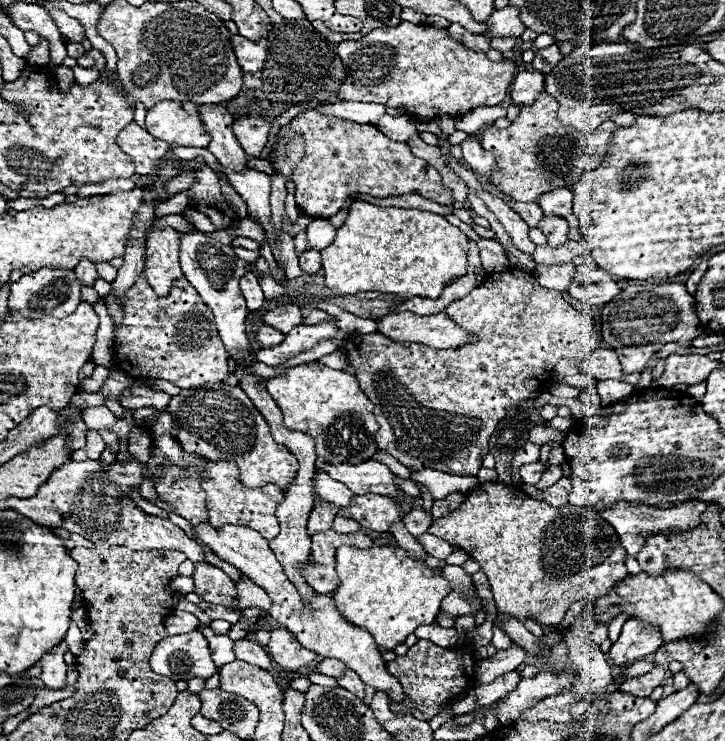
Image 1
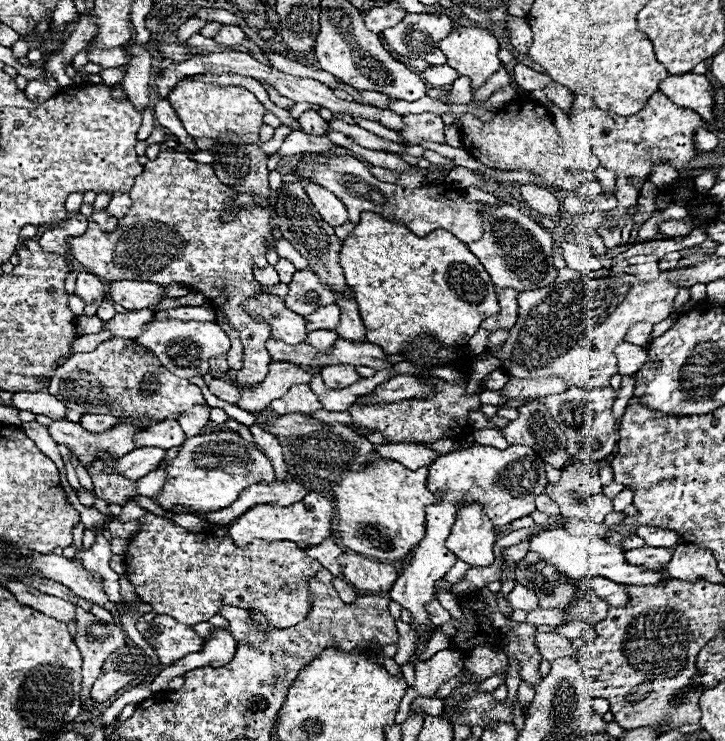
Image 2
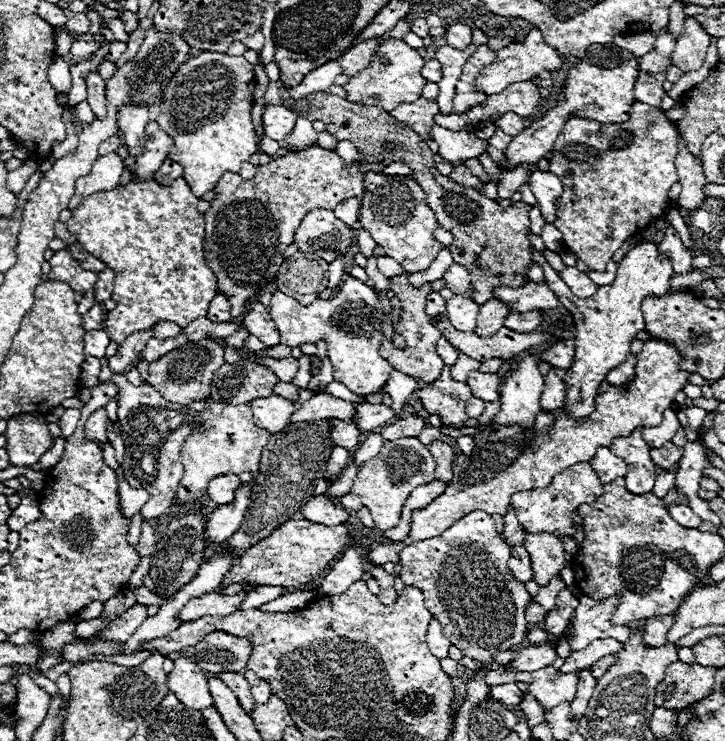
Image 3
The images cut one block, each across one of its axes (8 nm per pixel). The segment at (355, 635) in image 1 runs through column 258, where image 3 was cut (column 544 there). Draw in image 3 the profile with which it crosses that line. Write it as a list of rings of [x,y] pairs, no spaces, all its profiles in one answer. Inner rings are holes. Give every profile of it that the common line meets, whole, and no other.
[[[526,534],[524,548],[530,554],[534,582],[538,586],[546,586],[568,564],[560,538],[552,534]]]

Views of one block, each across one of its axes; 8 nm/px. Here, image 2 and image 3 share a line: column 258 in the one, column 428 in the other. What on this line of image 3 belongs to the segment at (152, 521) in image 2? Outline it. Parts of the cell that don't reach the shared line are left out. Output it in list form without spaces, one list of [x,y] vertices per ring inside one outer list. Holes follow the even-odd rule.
[[[476,510],[464,516],[460,522],[450,526],[442,536],[430,538],[426,542],[416,542],[414,546],[404,546],[400,554],[400,578],[404,584],[412,584],[422,590],[424,606],[442,626],[446,638],[462,650],[464,656],[470,656],[480,662],[494,662],[492,656],[496,652],[514,650],[528,632],[528,622],[524,618],[524,610],[532,596],[526,592],[524,584],[512,578],[506,562],[510,560],[510,546],[496,532],[494,520],[490,514]]]

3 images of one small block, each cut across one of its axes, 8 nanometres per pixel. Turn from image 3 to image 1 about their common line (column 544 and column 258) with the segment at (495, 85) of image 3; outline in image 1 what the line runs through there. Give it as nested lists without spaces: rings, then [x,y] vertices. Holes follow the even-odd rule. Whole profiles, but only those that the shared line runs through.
[[[234,34],[232,48],[234,48],[238,64],[244,72],[260,72],[264,68],[268,48],[266,38],[261,38],[260,42],[252,42],[240,34]]]

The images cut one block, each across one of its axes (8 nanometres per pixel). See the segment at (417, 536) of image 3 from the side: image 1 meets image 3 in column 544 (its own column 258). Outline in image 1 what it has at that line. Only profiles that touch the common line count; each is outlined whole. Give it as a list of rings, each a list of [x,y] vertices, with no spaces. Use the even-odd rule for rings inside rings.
[[[228,384],[198,386],[172,396],[168,408],[178,430],[178,440],[186,452],[194,452],[208,460],[228,460],[240,468],[240,480],[248,488],[276,482],[282,490],[292,484],[298,462],[296,456],[282,444],[274,442],[270,428],[252,400],[238,388]]]

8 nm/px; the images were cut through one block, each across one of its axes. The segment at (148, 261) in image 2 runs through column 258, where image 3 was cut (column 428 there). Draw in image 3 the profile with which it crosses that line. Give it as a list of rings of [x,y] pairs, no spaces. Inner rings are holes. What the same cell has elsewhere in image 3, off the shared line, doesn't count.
[[[382,172],[364,174],[364,194],[360,206],[360,224],[378,246],[386,250],[406,272],[426,270],[436,254],[440,244],[432,238],[432,232],[438,228],[434,212],[426,204],[426,194],[418,182],[410,176],[386,176]],[[406,274],[404,276],[396,276],[396,278],[390,278],[390,288],[392,292],[400,298],[402,302],[402,308],[404,308],[404,314],[402,314],[402,320],[400,324],[396,326],[396,332],[406,340],[408,348],[406,350],[396,350],[392,346],[392,320],[390,320],[390,304],[386,300],[386,296],[380,296],[382,304],[384,304],[384,312],[386,312],[386,320],[384,320],[384,342],[382,342],[382,348],[380,348],[380,354],[384,356],[384,360],[388,360],[394,370],[402,370],[404,374],[410,374],[410,376],[416,376],[422,384],[428,384],[432,380],[436,380],[444,368],[444,362],[440,360],[440,356],[436,354],[436,342],[438,338],[442,336],[440,330],[436,330],[432,326],[432,322],[428,320],[428,316],[424,314],[424,306],[426,306],[426,296],[430,294],[430,284],[422,286],[420,290],[412,288],[408,284],[408,278]]]

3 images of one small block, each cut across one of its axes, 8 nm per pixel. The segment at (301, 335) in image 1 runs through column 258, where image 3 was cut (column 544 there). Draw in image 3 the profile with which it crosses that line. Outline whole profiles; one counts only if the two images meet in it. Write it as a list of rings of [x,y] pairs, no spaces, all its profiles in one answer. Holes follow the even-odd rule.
[[[574,340],[558,342],[558,344],[550,346],[550,348],[546,348],[540,354],[540,360],[548,362],[548,364],[552,364],[556,368],[570,368],[572,360],[574,360]]]

